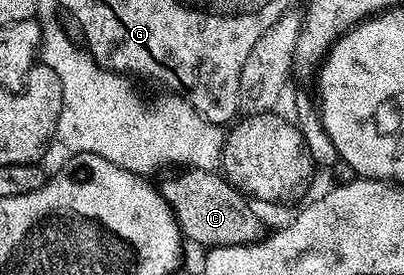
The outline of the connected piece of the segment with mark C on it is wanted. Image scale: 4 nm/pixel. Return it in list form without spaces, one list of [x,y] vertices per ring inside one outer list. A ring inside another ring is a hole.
[[[198,168],[181,170],[178,176],[159,184],[162,198],[169,204],[177,227],[186,241],[202,244],[208,250],[219,246],[239,246],[253,244],[263,235],[261,220],[253,216],[249,209],[250,201],[242,193],[230,186],[224,175],[217,172],[204,172]]]

